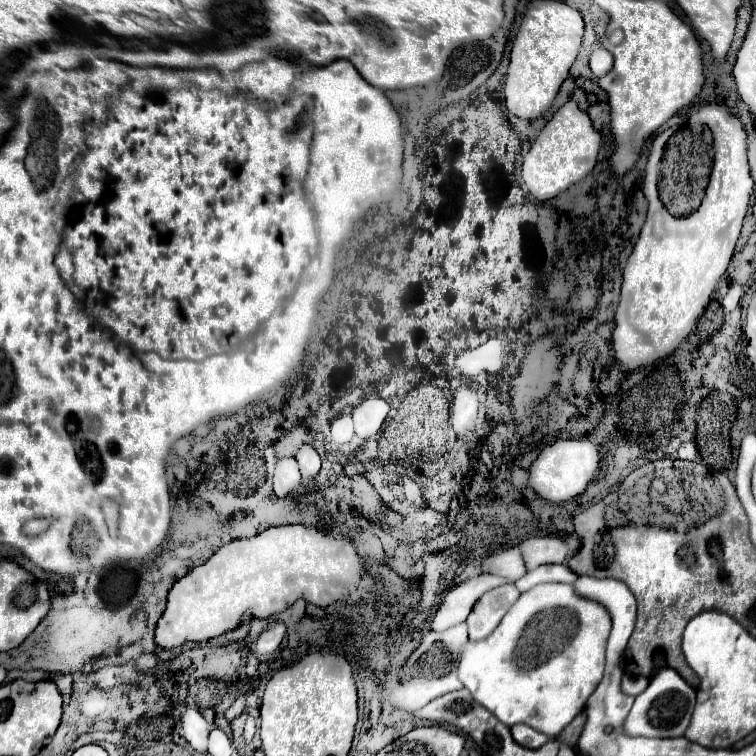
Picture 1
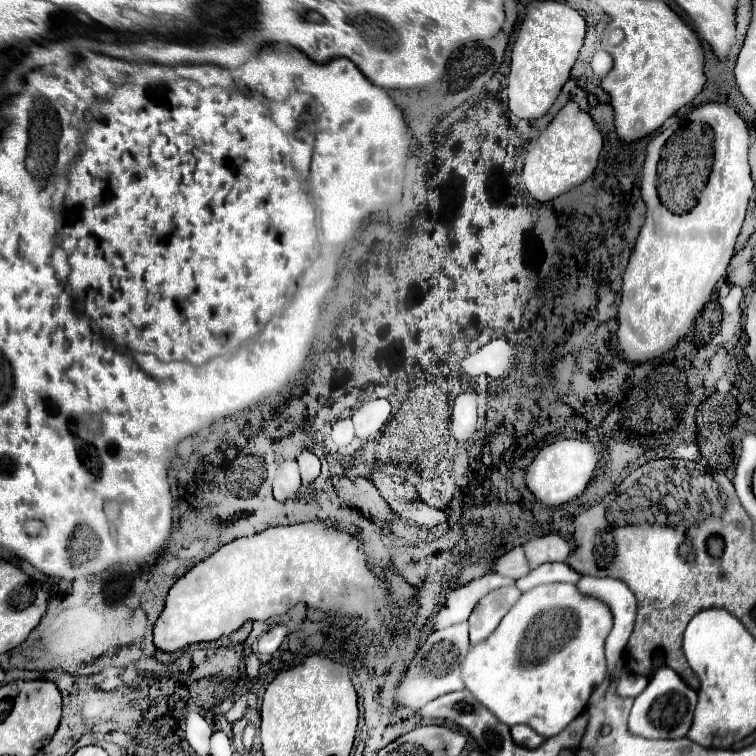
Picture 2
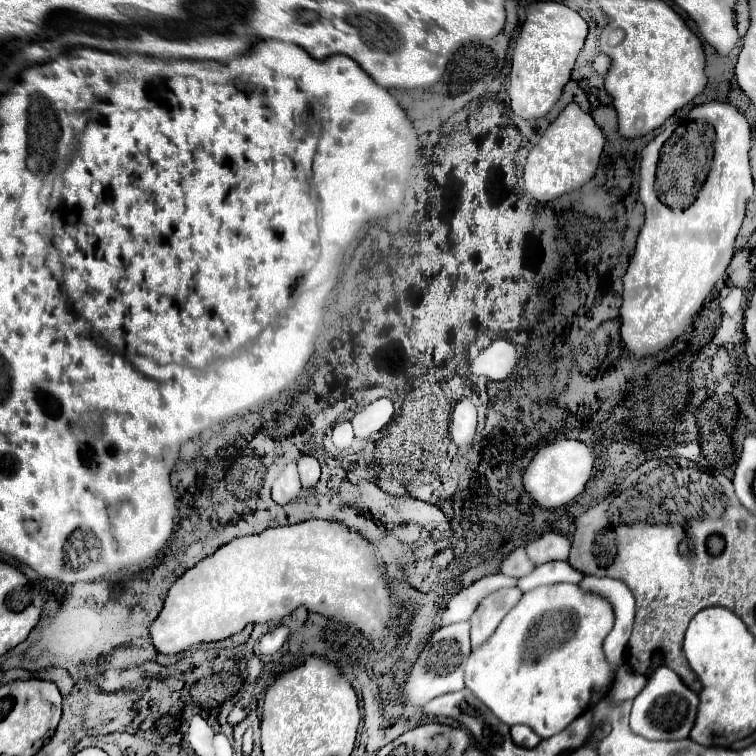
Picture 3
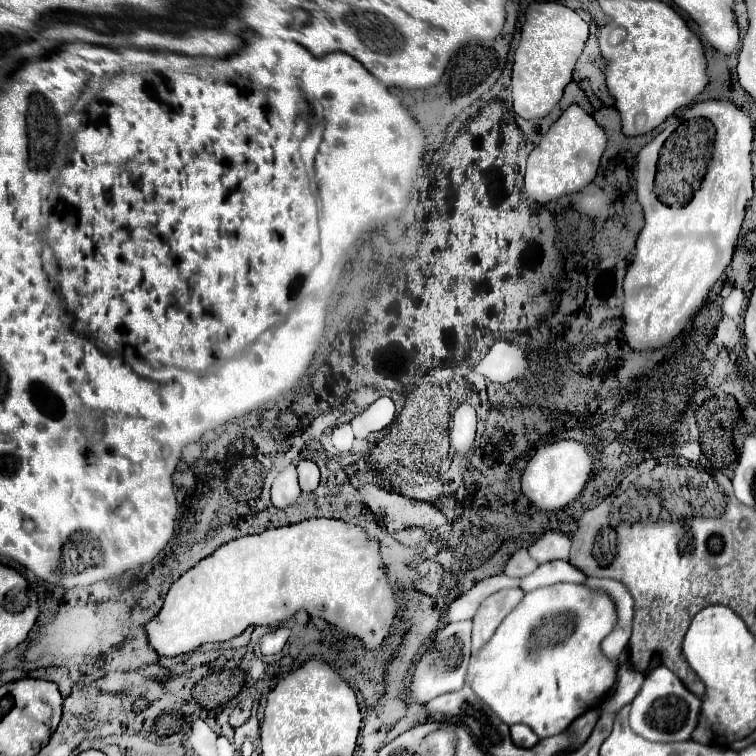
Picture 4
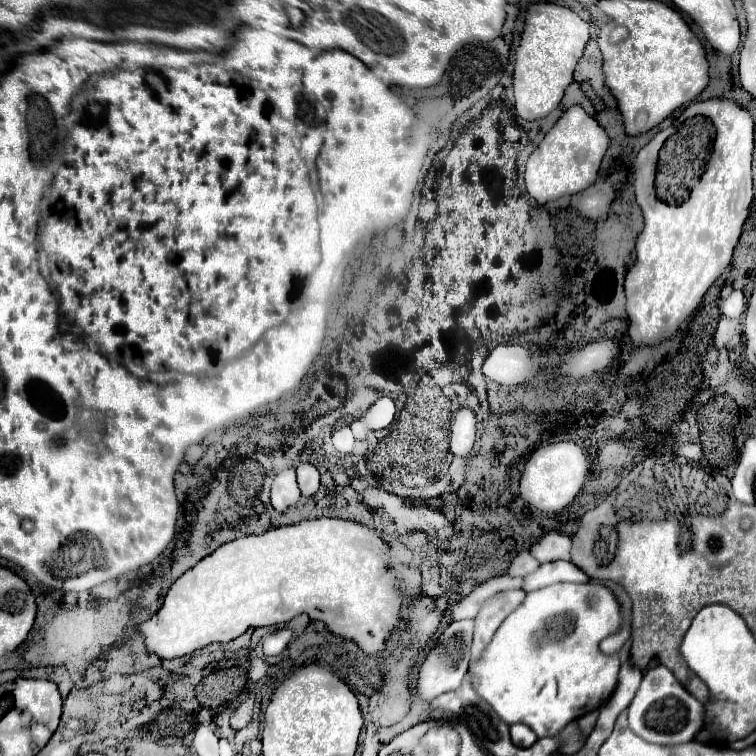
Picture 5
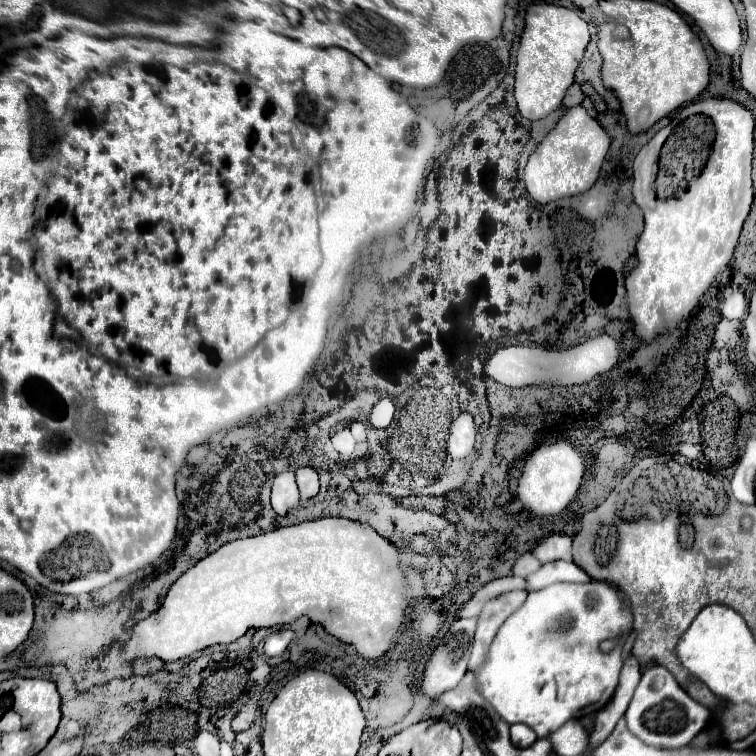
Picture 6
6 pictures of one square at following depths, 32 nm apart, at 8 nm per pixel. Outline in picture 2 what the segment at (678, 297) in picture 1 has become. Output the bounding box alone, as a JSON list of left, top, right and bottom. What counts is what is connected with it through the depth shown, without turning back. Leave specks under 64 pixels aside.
[616,102,754,366]

